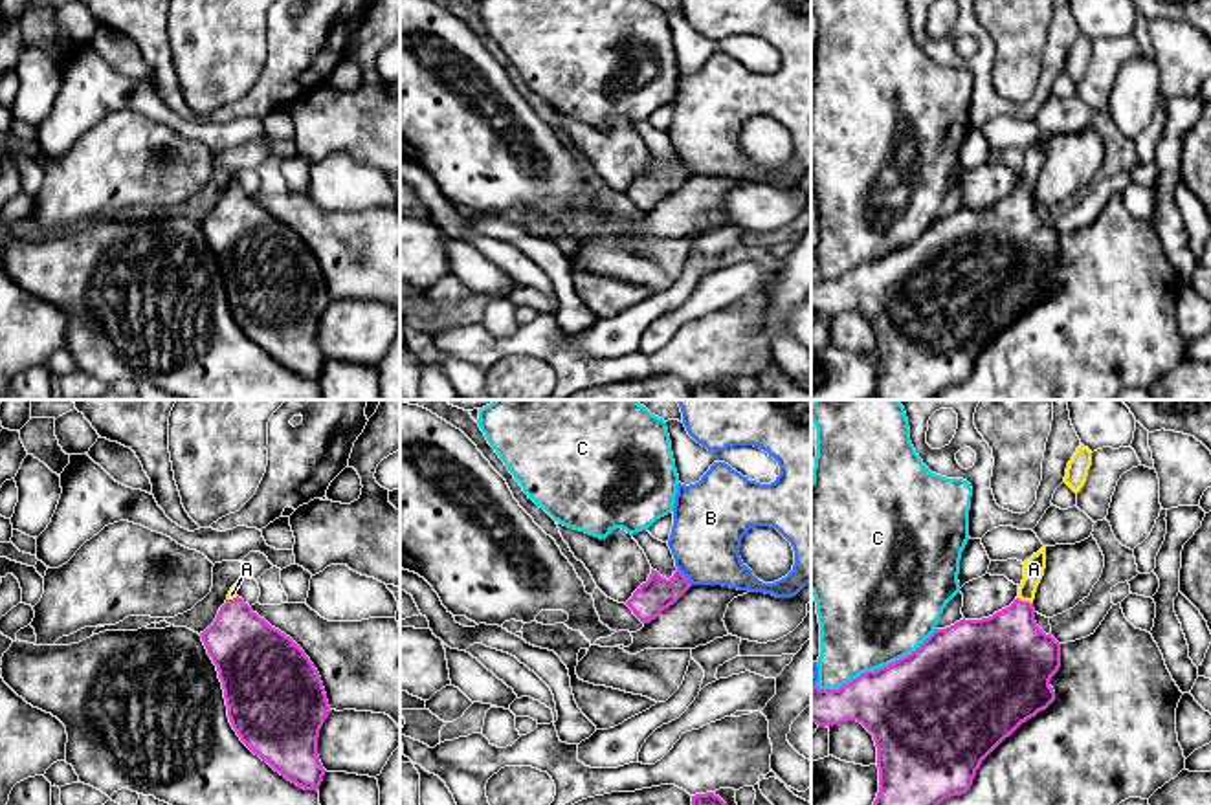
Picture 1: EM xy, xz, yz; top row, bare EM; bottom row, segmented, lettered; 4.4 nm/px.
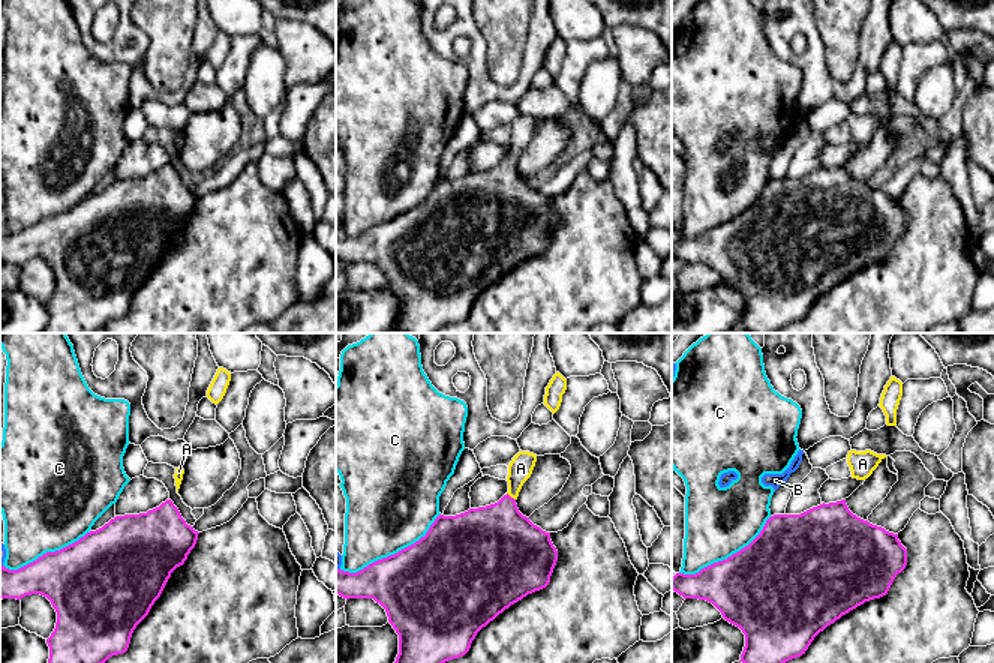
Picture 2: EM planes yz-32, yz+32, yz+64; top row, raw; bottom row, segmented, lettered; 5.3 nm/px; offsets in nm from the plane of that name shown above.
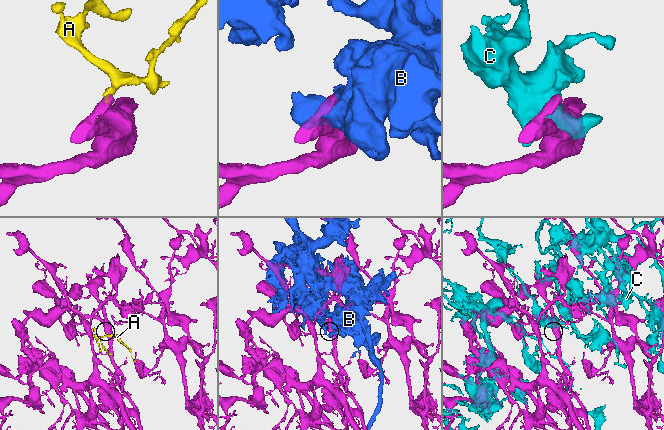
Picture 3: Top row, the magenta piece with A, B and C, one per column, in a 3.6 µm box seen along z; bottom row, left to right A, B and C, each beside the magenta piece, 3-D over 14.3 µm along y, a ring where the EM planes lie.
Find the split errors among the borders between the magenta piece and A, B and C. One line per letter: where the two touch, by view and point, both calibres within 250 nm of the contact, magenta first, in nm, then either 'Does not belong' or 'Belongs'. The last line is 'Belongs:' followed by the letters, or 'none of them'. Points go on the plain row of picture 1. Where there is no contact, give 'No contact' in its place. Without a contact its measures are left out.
A: Touches magenta at yz (1024, 191). Thickness 380 nm (magenta) against 100 nm. Belongs
B: Touches magenta at xz (685, 165). Thickness 150 nm (magenta) against 320 nm. Does not belong
C: Touches magenta at yz (876, 259). Thickness 460 nm (magenta) against 460 nm. Does not belong
Belongs: A

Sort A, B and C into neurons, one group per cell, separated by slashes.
A / B / C

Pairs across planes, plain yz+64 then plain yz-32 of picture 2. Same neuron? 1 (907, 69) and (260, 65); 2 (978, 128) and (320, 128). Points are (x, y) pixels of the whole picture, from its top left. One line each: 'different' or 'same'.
1: different
2: same

